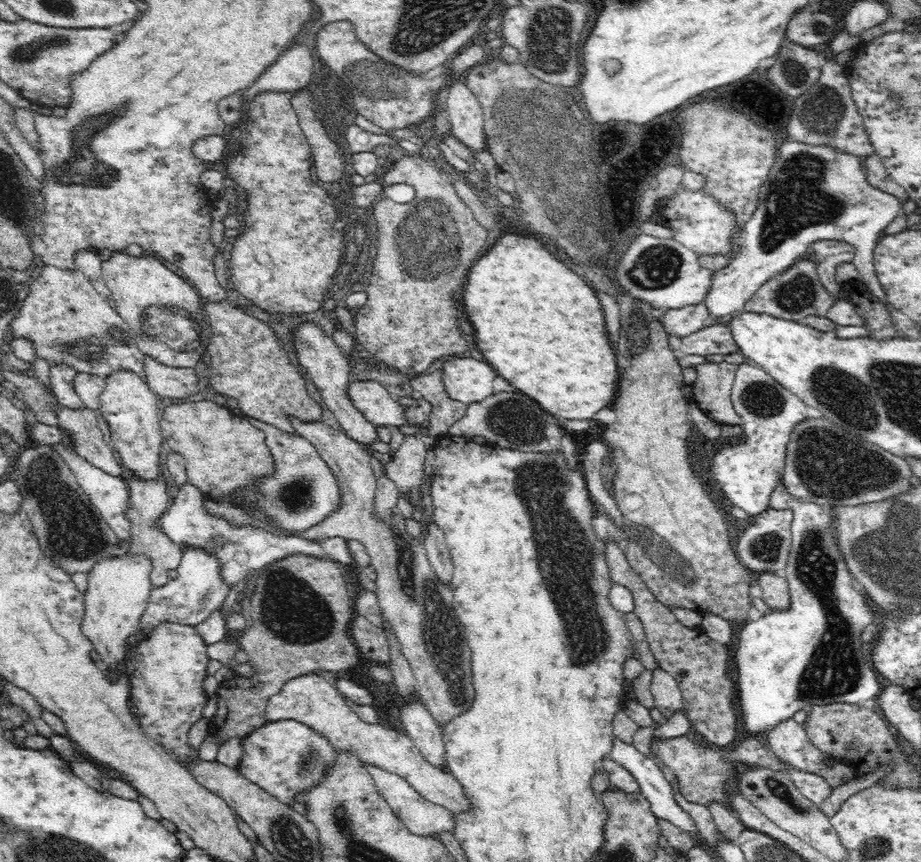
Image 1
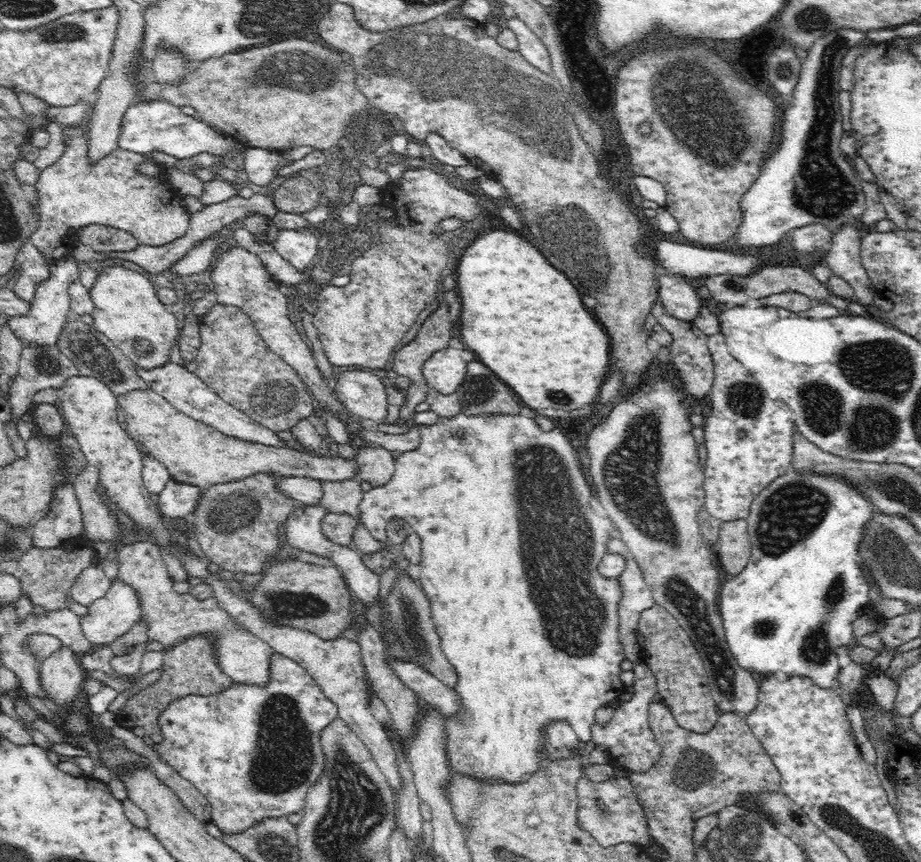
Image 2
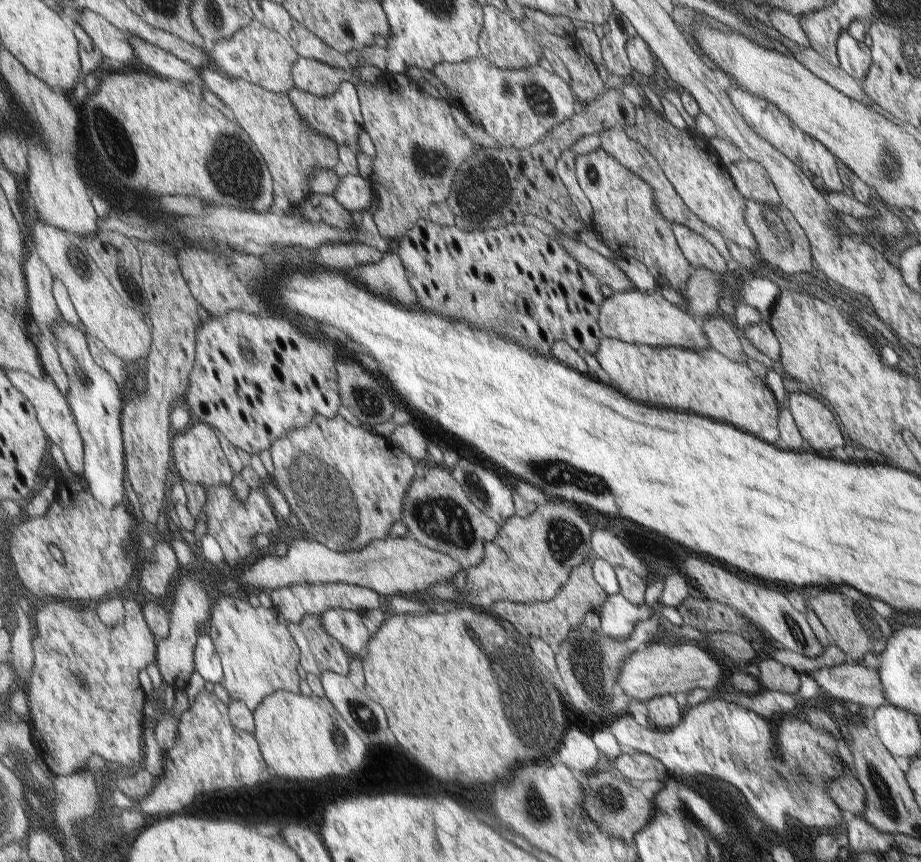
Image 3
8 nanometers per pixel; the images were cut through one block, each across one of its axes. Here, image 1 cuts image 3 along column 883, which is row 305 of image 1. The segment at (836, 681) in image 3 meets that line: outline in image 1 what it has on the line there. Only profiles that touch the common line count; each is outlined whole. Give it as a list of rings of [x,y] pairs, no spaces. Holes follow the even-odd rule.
[[[705,303],[694,304],[694,306],[686,306],[686,308],[674,308],[674,310],[666,310],[666,313],[659,318],[668,336],[677,336],[678,338],[686,338],[694,332],[702,330],[706,324],[706,320],[711,314]]]

